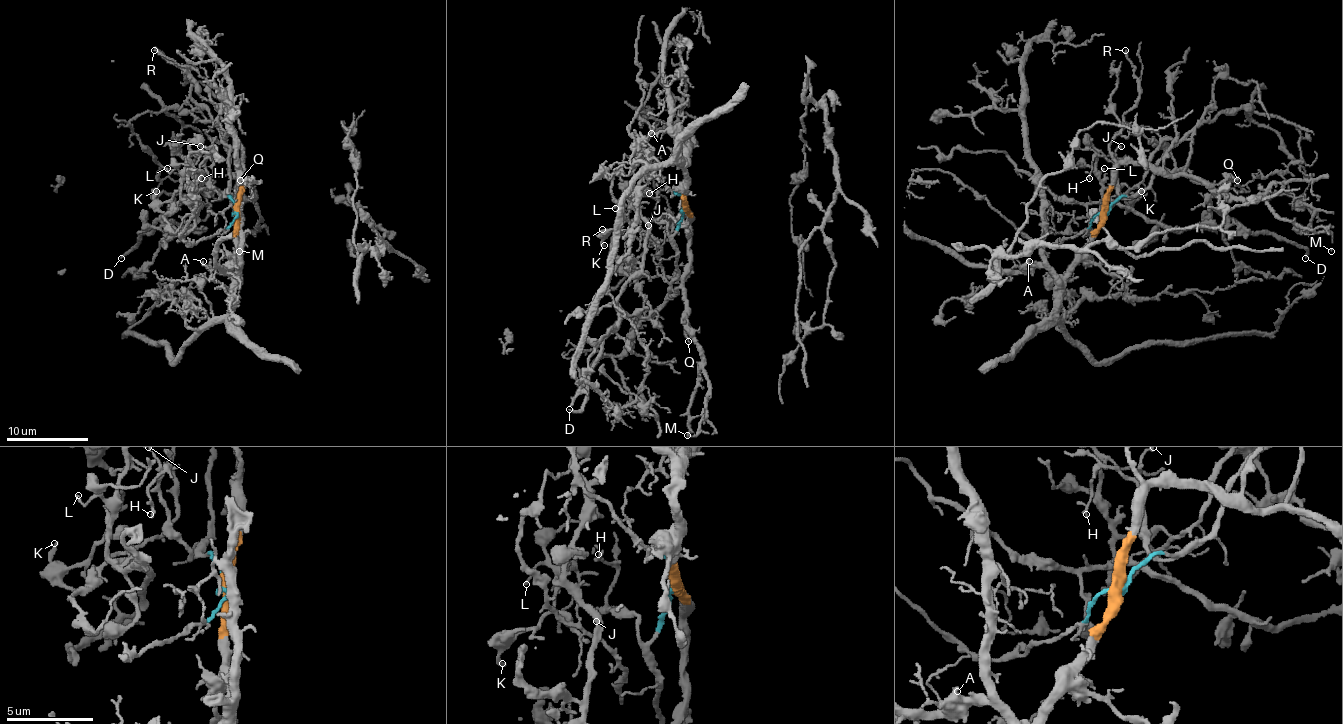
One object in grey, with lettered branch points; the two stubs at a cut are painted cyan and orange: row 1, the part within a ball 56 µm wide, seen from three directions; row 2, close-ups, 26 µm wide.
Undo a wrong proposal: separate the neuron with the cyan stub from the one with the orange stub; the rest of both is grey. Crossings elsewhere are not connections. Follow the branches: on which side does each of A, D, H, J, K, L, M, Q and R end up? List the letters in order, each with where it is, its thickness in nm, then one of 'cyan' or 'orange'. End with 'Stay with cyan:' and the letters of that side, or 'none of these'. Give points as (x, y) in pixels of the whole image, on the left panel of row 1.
A: at (203, 261); 120 nm thick; orange
D: at (121, 258); 200 nm thick; cyan
H: at (201, 178); 140 nm thick; cyan
J: at (200, 146); 140 nm thick; cyan
K: at (156, 191); 200 nm thick; cyan
L: at (167, 168); 120 nm thick; cyan
M: at (239, 251); 60 nm thick; orange
Q: at (240, 180); 160 nm thick; orange
R: at (154, 50); 220 nm thick; orange
Stay with cyan: D, H, J, K, L

